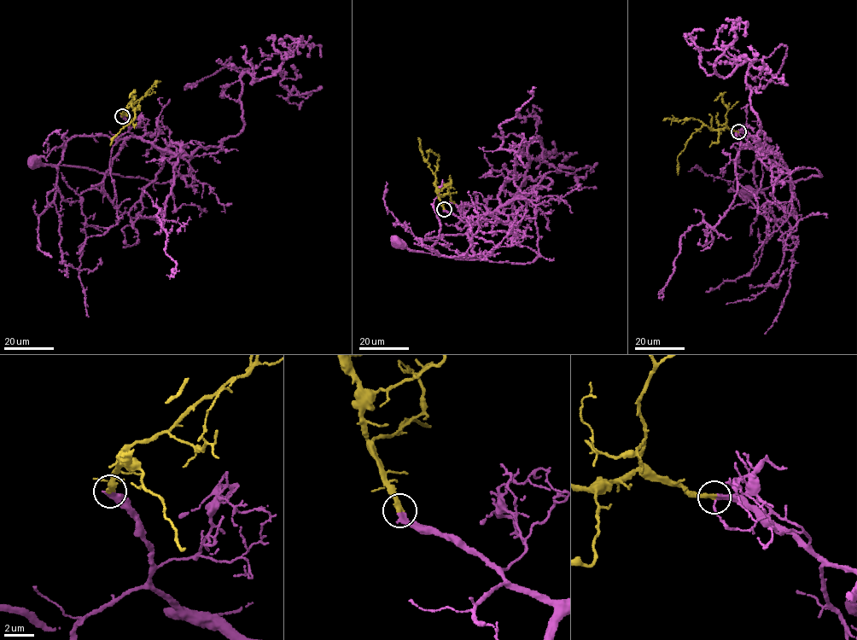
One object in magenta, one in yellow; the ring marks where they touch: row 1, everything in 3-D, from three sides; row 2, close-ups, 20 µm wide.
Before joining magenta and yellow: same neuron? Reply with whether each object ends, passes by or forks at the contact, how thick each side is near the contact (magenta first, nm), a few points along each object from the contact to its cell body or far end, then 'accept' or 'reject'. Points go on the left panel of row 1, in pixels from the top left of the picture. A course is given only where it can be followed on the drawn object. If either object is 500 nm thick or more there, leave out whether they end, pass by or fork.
magenta ends there; yellow ends there; 360 nm thick on the magenta side, 360 nm on the other; magenta runs (122, 116), (130, 132), (160, 148), (183, 177), (179, 175), (160, 183), (85, 168), (36, 163), (34, 160); yellow runs (122, 116), (124, 111), (132, 104), (135, 117), (111, 141), (110, 146); accept

